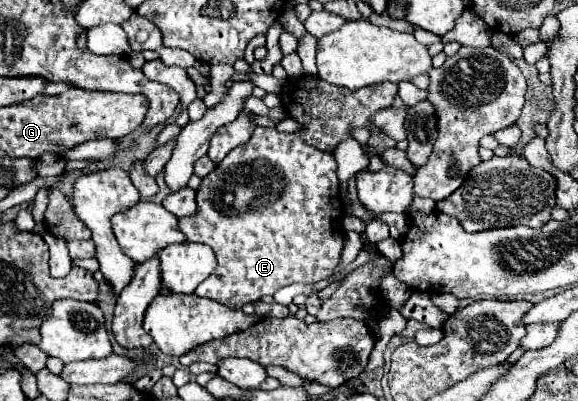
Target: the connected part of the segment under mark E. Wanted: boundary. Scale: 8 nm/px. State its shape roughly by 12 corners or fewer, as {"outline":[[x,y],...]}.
{"outline":[[255,128],[179,218],[239,310],[329,278],[343,204],[333,154]]}

